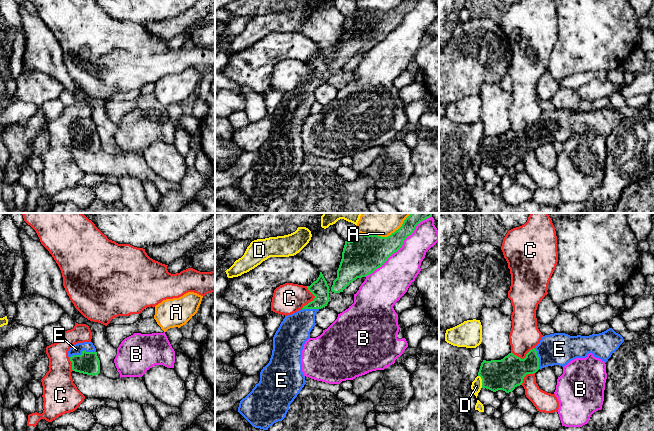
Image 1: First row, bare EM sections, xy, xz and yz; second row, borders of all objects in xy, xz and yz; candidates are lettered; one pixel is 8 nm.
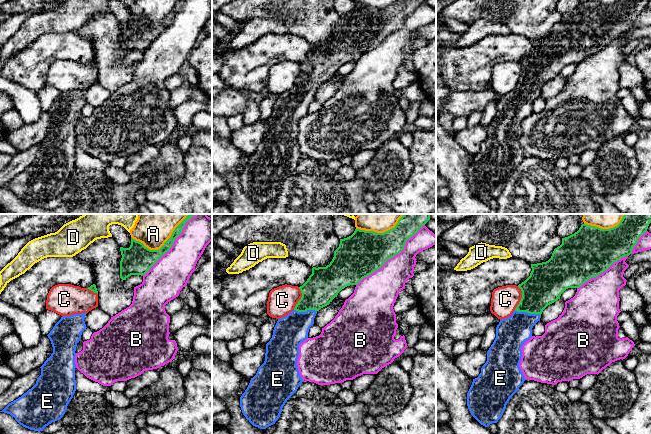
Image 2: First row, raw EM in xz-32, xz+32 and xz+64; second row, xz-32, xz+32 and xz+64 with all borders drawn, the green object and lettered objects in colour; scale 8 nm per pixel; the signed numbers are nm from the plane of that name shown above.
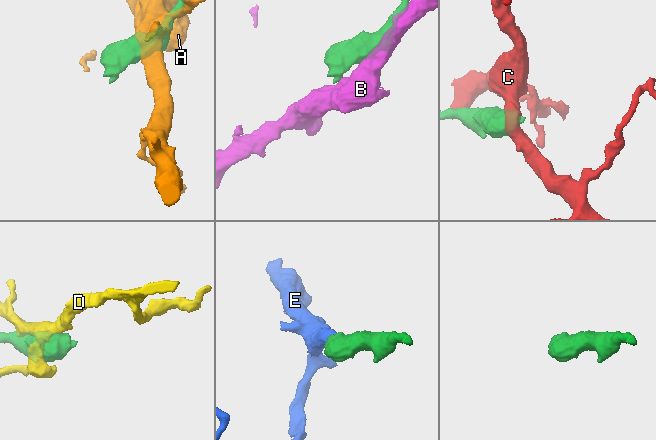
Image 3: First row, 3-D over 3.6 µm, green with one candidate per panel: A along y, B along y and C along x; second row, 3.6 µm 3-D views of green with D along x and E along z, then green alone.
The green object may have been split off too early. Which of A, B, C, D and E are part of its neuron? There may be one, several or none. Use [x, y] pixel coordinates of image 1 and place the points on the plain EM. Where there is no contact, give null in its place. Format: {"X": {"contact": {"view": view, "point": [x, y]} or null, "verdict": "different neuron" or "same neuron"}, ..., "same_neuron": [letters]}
{"A": {"contact": {"view": "xz", "point": [380, 12]}, "verdict": "different neuron"}, "B": {"contact": {"view": "xz", "point": [394, 28]}, "verdict": "different neuron"}, "C": {"contact": {"view": "xz", "point": [314, 75]}, "verdict": "different neuron"}, "D": {"contact": {"view": "yz", "point": [482, 157]}, "verdict": "different neuron"}, "E": {"contact": {"view": "xy", "point": [82, 128]}, "verdict": "same neuron"}, "same_neuron": ["E"]}

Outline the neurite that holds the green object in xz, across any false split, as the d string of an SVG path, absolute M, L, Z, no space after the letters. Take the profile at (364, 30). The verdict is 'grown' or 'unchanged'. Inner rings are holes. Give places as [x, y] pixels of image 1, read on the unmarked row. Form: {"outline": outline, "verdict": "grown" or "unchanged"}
{"outline": "M402 0L402 2L388 13L378 11L365 11L357 9L352 17L345 17L342 35L337 46L337 54L333 57L331 67L334 69L343 66L357 54L366 53L381 43L387 35L397 28L404 16L410 12L418 0Z", "verdict": "unchanged"}

